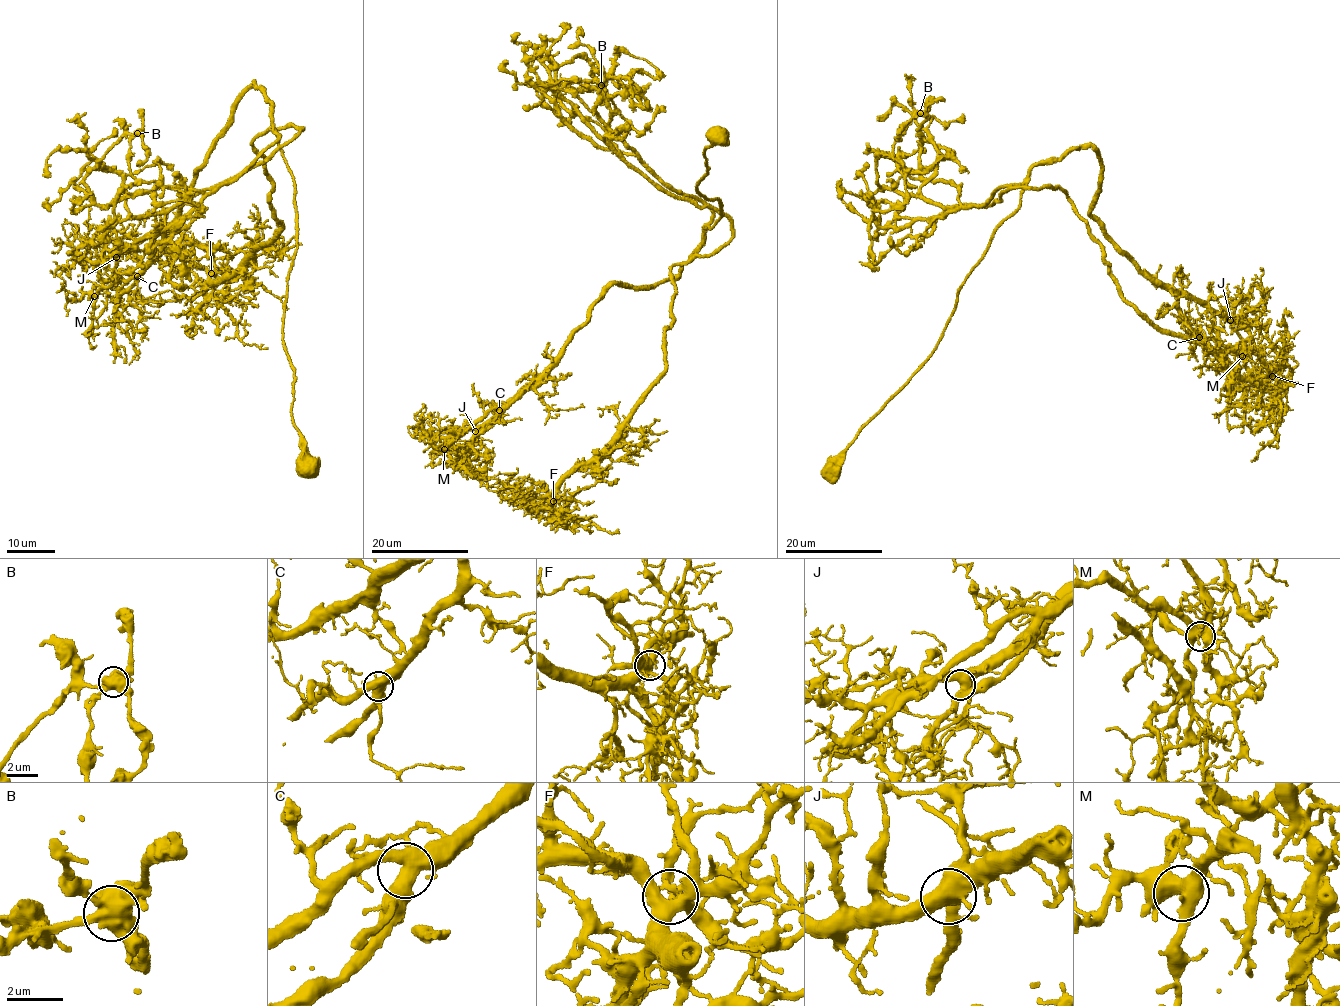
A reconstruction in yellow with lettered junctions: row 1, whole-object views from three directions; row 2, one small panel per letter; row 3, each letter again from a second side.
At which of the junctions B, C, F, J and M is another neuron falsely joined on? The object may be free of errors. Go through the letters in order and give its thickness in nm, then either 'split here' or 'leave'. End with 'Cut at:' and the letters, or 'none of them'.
B: 650 nm | split here
C: 500 nm | leave
F: 480 nm | leave
J: 550 nm | leave
M: 500 nm | leave
Cut at: B

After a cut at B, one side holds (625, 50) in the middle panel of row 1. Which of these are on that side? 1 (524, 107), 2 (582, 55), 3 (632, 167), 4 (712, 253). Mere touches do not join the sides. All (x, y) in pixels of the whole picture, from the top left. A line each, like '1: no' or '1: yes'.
1: yes
2: no
3: no
4: no

